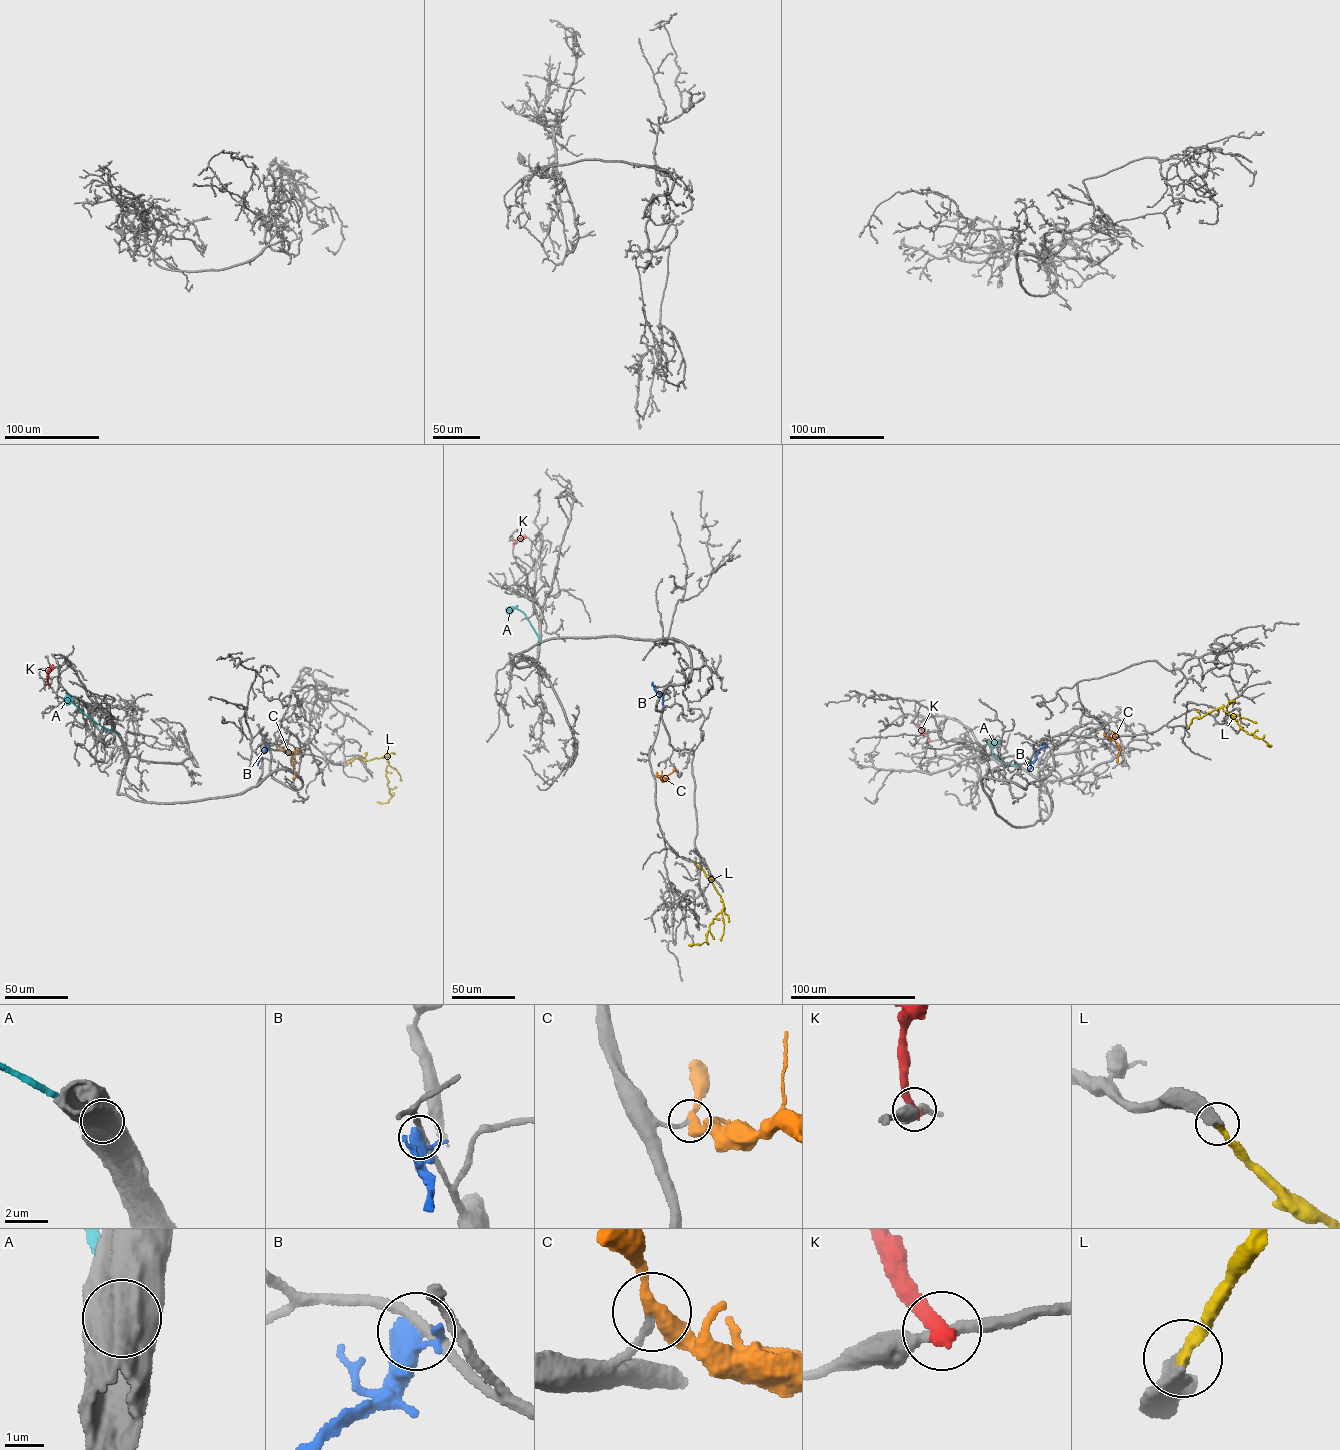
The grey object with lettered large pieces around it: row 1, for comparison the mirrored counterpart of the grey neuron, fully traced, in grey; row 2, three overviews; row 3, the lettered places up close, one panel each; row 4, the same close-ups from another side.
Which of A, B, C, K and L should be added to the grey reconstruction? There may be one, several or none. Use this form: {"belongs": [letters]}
{"belongs": ["C", "L"]}

